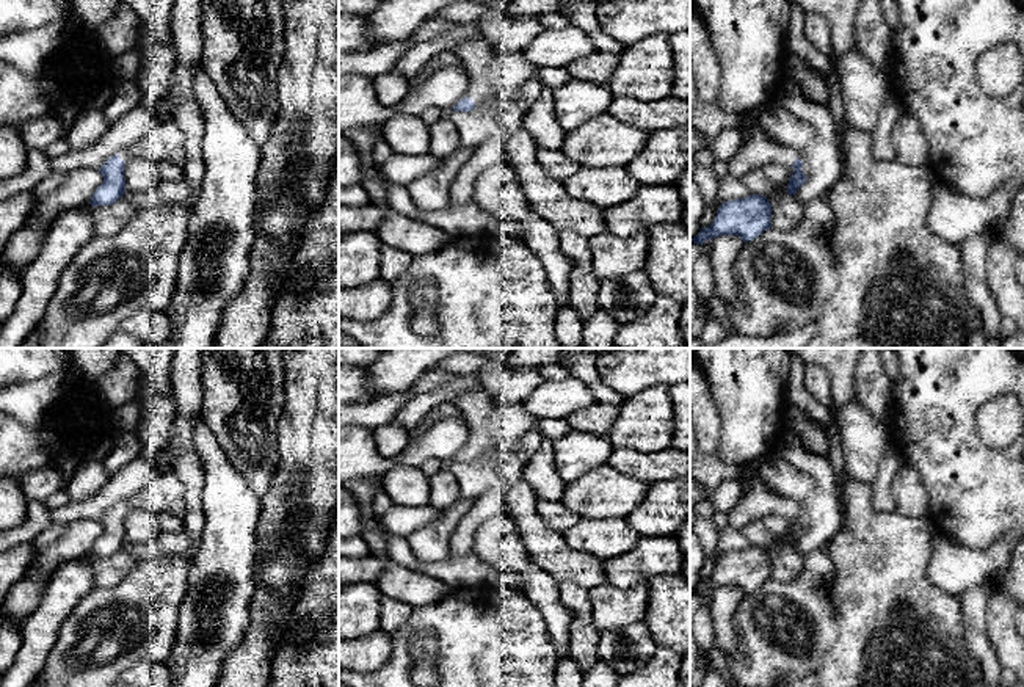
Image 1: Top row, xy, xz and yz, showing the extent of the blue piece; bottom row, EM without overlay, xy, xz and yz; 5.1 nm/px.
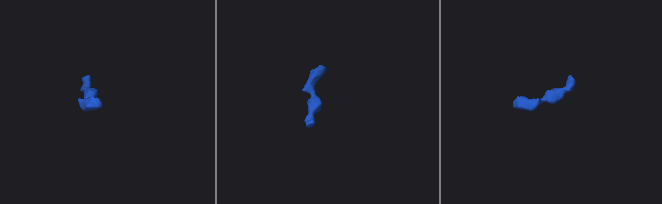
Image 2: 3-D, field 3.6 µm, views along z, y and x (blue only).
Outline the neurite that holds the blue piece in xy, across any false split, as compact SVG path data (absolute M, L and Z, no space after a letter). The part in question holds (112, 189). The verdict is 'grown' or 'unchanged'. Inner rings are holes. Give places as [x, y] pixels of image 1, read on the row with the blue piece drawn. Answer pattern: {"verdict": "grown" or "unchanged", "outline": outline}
{"verdict": "grown", "outline": "M133 146L122 149L118 155L110 157L99 173L103 176L103 182L91 196L91 205L111 205L125 191L124 165L136 158Z"}

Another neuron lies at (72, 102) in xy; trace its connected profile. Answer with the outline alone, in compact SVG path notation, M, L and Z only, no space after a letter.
M78 89L66 91L53 113L67 132L77 114L85 108L88 94Z

